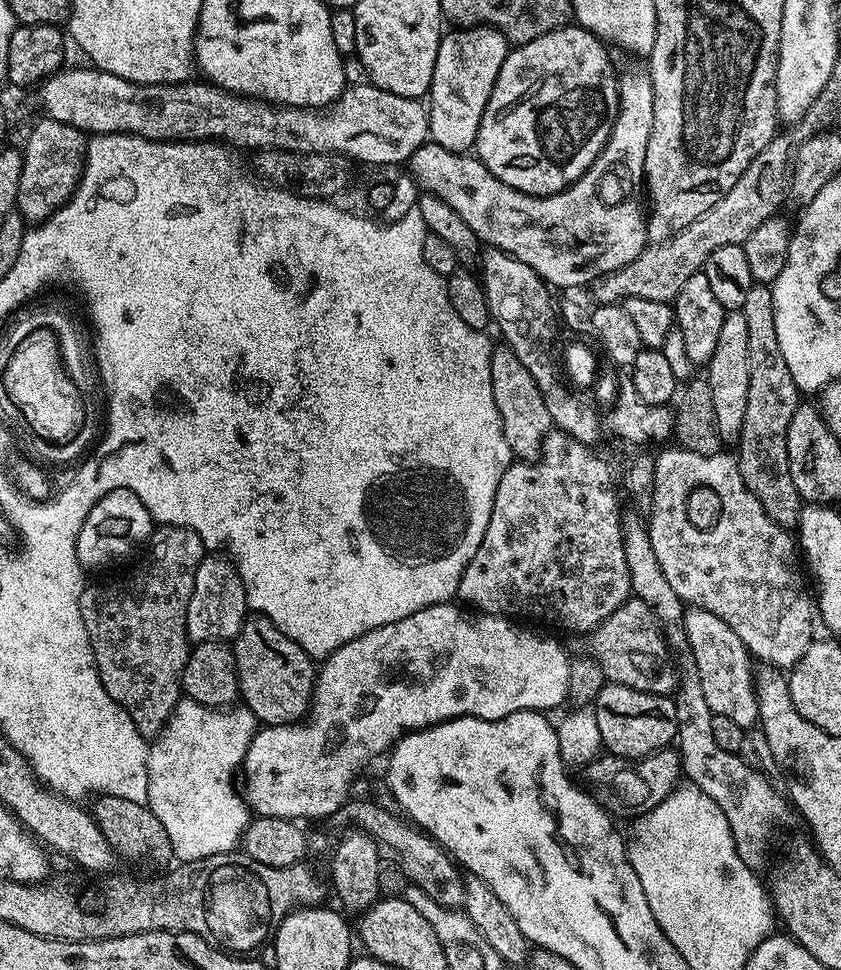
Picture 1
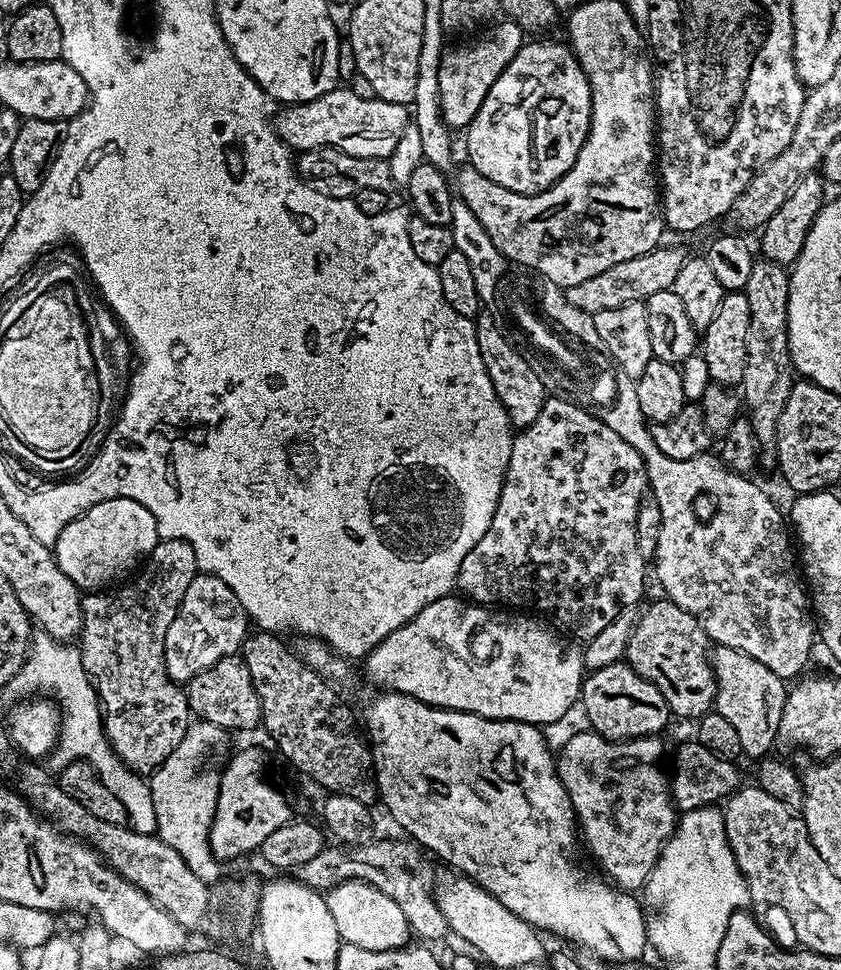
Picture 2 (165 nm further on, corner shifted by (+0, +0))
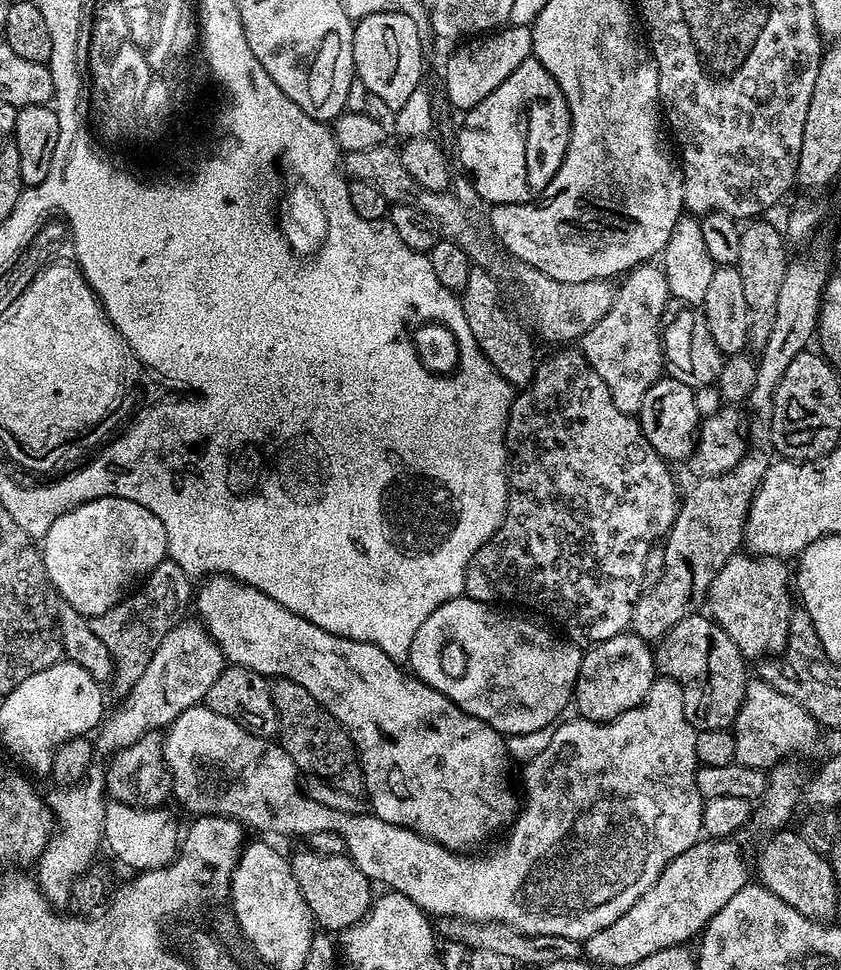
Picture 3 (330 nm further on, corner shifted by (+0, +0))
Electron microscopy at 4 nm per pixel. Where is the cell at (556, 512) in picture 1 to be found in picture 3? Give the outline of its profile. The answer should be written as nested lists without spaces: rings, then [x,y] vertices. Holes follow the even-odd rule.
[[[579,351],[556,352],[549,360],[541,359],[537,363],[532,383],[512,401],[508,411],[508,428],[504,431],[504,442],[508,473],[508,505],[504,507],[504,519],[500,521],[496,533],[476,551],[474,558],[470,558],[464,575],[464,595],[472,600],[485,602],[513,600],[516,604],[524,603],[528,608],[537,608],[538,611],[545,612],[561,628],[559,631],[577,646],[591,646],[602,643],[606,638],[614,638],[631,625],[634,606],[639,602],[644,588],[646,554],[657,541],[667,537],[669,528],[676,521],[678,495],[676,496],[672,476],[668,473],[669,465],[650,446],[640,428],[639,419],[614,406],[606,382],[598,378],[598,374],[593,372]]]

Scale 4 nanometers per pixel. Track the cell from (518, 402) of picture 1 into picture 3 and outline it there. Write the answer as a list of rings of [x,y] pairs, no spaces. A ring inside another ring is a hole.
[[[472,266],[464,291],[459,293],[458,299],[464,311],[463,320],[470,326],[470,334],[474,334],[474,342],[480,347],[480,354],[485,356],[494,366],[500,377],[511,384],[513,389],[523,390],[532,383],[536,373],[538,355],[532,345],[532,336],[504,309],[500,301],[501,285],[489,272]]]

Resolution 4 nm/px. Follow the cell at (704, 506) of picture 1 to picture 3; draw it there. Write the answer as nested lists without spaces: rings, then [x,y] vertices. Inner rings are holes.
[[[732,555],[718,570],[706,593],[707,615],[715,620],[718,627],[726,630],[726,634],[730,634],[730,642],[734,642],[746,658],[772,658],[783,653],[790,644],[788,631],[792,628],[792,596],[794,600],[790,568],[788,572],[784,565],[787,563],[773,556]]]

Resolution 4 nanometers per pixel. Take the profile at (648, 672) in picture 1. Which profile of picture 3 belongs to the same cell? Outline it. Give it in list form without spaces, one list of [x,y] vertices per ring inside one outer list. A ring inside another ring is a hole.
[[[689,614],[682,618],[655,645],[656,667],[661,677],[680,685],[682,702],[686,710],[686,722],[697,732],[731,729],[736,723],[740,704],[750,673],[744,669],[746,657],[730,642],[730,634],[722,630],[707,615]]]

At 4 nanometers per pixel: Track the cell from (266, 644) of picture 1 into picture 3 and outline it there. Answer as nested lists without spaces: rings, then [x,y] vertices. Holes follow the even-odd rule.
[[[279,678],[271,681],[272,697],[276,707],[276,717],[280,719],[278,743],[301,773],[309,772],[312,778],[319,778],[335,784],[351,796],[363,797],[364,770],[356,747],[348,737],[348,732],[325,710],[323,704],[316,701],[306,686],[298,686],[293,680]]]

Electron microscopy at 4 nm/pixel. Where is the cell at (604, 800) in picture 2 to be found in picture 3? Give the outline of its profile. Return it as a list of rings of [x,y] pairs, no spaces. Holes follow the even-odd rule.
[[[657,678],[652,684],[648,697],[637,708],[626,710],[626,714],[622,714],[616,720],[610,720],[603,724],[576,720],[570,721],[569,724],[561,723],[556,728],[554,738],[550,738],[550,743],[546,745],[546,750],[542,750],[542,754],[538,754],[523,765],[522,807],[519,809],[516,819],[507,829],[507,832],[509,831],[508,841],[505,842],[504,848],[498,849],[493,856],[480,856],[477,860],[471,860],[471,855],[468,854],[452,852],[448,848],[428,840],[425,836],[418,835],[411,828],[400,828],[397,824],[386,822],[374,814],[350,814],[342,810],[330,810],[330,806],[322,806],[318,802],[314,802],[314,798],[310,798],[302,787],[302,780],[300,784],[299,778],[301,779],[301,777],[298,775],[296,763],[285,754],[279,743],[250,734],[244,728],[238,727],[230,718],[222,718],[222,714],[214,714],[214,710],[203,706],[186,710],[173,724],[168,725],[166,735],[163,737],[164,763],[167,764],[168,772],[172,775],[171,795],[175,798],[177,796],[192,811],[192,814],[230,816],[239,820],[249,829],[257,828],[260,832],[289,832],[290,835],[300,836],[300,838],[323,832],[338,834],[338,838],[342,838],[348,859],[354,862],[354,866],[358,870],[362,870],[362,874],[368,876],[369,881],[375,882],[377,885],[379,885],[378,883],[385,884],[383,886],[385,889],[410,898],[410,902],[417,904],[429,917],[457,916],[479,924],[508,924],[511,928],[526,933],[529,938],[557,936],[558,938],[570,938],[577,942],[587,942],[591,936],[598,934],[598,930],[606,930],[606,926],[618,922],[618,918],[622,918],[622,914],[626,914],[626,910],[630,910],[630,906],[634,906],[634,902],[638,902],[638,898],[642,894],[646,894],[646,890],[659,878],[665,866],[674,858],[678,858],[678,854],[690,850],[690,846],[694,846],[696,841],[701,839],[704,826],[704,804],[700,791],[696,788],[698,765],[694,754],[694,742],[697,731],[690,726],[690,722],[686,722],[682,690],[680,685],[674,683],[673,680]]]

